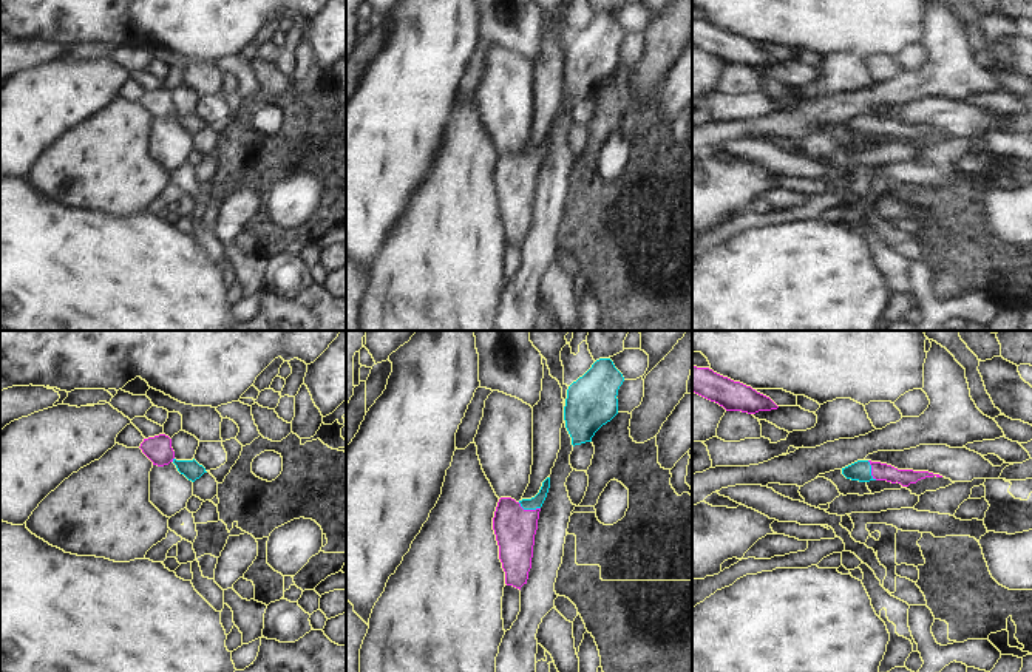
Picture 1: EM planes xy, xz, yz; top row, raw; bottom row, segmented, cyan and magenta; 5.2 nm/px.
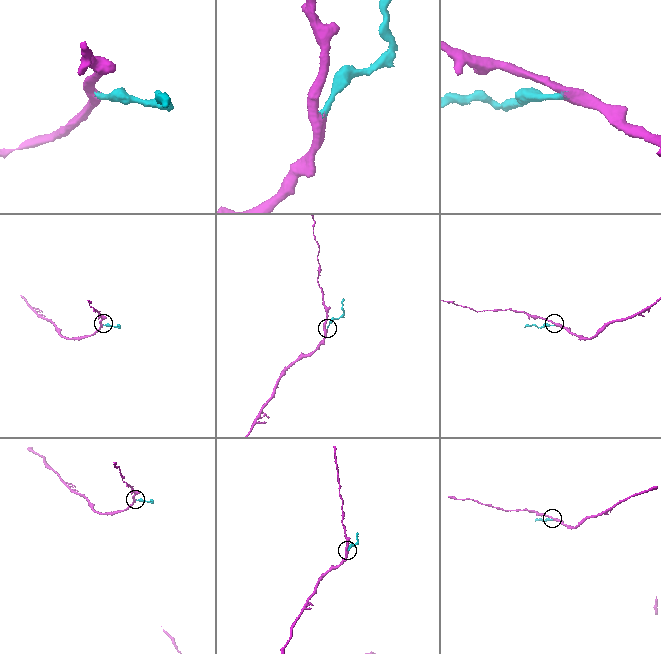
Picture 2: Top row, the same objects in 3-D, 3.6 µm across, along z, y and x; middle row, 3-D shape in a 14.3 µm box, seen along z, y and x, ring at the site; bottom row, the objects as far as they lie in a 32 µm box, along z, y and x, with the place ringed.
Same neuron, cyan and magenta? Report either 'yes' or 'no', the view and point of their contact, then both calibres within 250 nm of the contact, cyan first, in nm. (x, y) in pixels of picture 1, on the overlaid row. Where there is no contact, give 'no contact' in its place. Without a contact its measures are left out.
yes | xz (529, 509) | 70/220 nm

